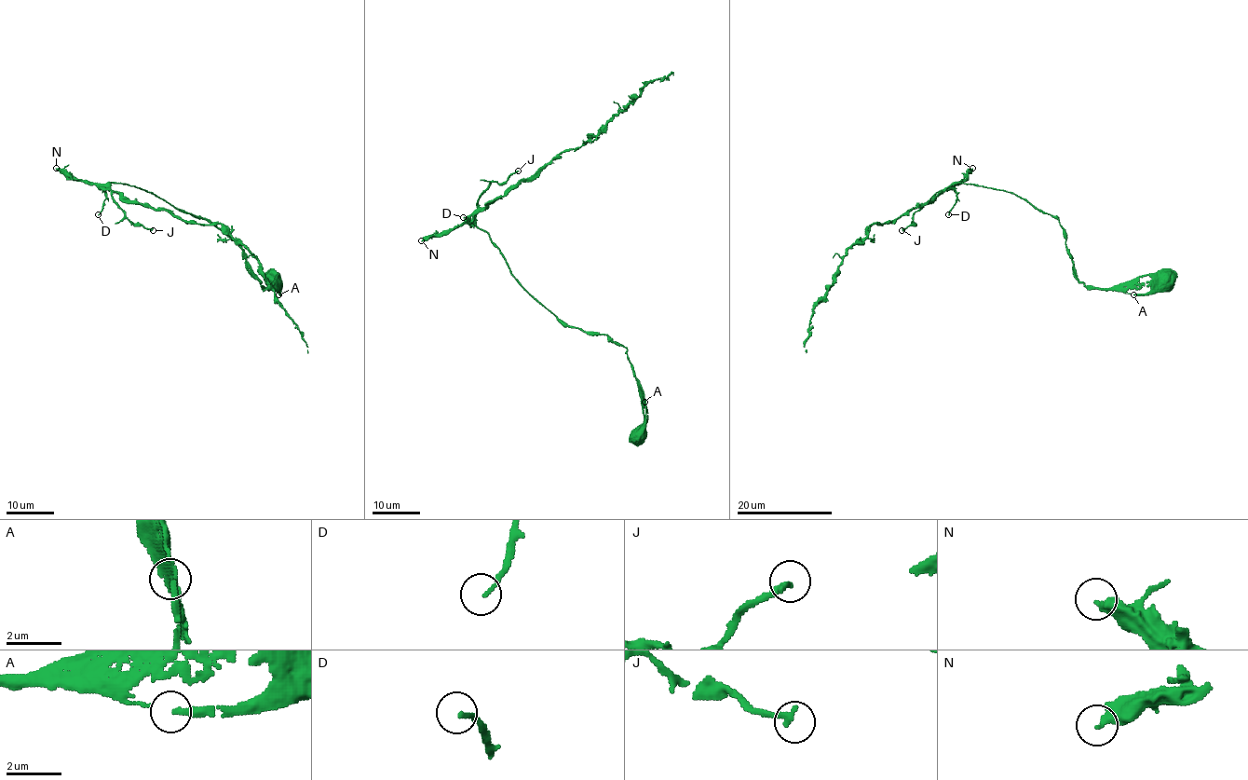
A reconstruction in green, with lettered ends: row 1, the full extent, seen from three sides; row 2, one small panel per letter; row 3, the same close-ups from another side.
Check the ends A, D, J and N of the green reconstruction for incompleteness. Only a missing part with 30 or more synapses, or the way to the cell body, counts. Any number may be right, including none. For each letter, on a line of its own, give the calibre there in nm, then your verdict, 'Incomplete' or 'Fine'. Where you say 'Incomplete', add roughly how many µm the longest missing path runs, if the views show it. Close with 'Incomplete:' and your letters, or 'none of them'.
A: Thickness 170 nm. Fine
D: Thickness 140 nm. Fine
J: Thickness 240 nm. Fine
N: Thickness 360 nm. Incomplete. Missing length about 60 µm
Incomplete: N

